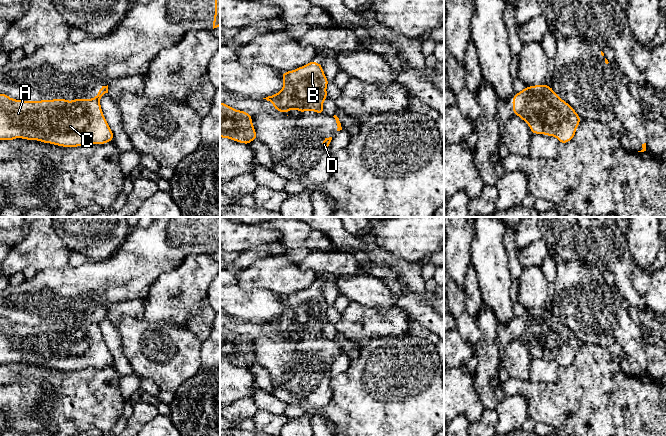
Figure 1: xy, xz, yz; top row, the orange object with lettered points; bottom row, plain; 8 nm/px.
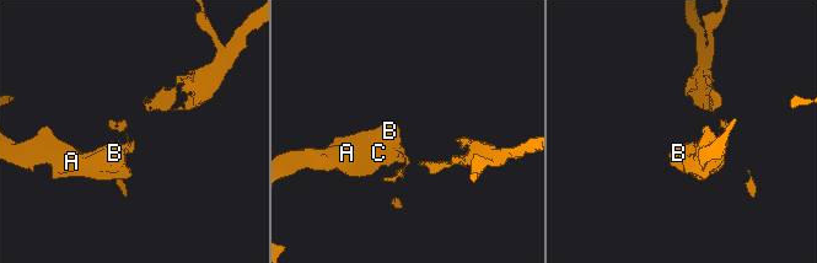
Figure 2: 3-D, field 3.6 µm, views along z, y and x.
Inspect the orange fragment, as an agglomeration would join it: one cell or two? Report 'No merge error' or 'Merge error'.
Merge error

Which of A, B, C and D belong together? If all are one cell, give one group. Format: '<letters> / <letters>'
A B C / D

